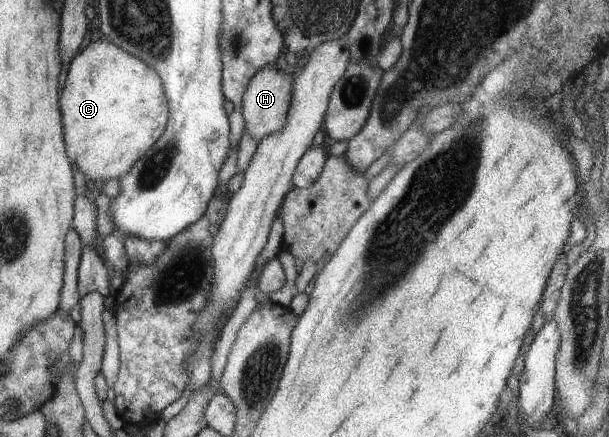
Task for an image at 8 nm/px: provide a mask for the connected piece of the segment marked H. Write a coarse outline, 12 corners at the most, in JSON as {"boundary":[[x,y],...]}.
{"boundary":[[271,64],[242,95],[244,129],[259,141],[286,120],[293,79]]}

